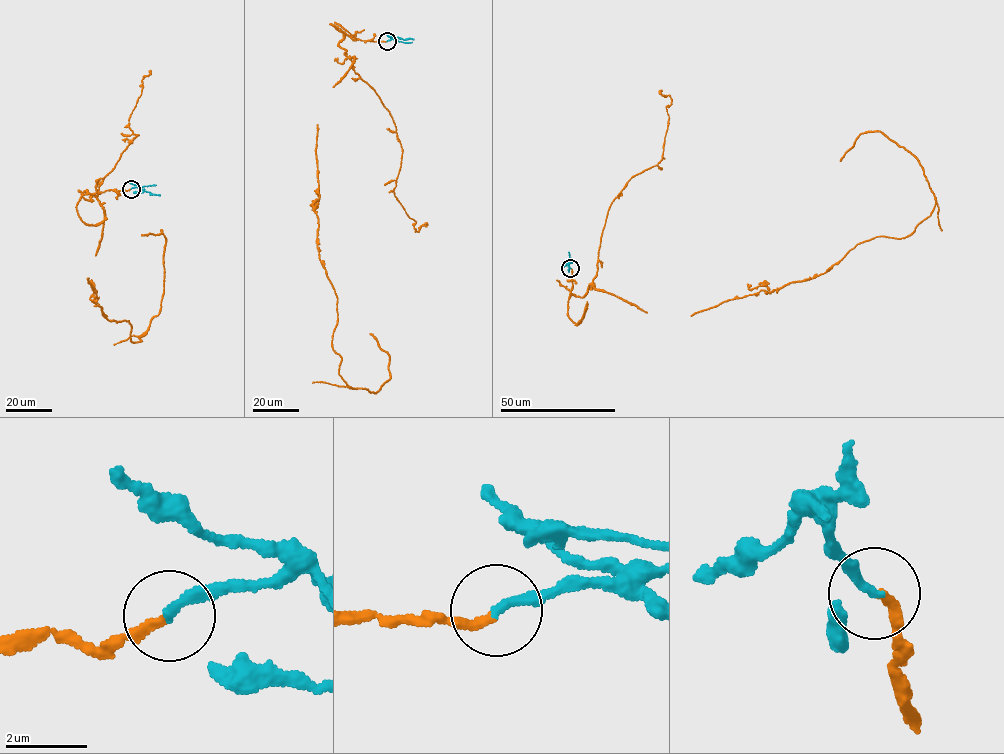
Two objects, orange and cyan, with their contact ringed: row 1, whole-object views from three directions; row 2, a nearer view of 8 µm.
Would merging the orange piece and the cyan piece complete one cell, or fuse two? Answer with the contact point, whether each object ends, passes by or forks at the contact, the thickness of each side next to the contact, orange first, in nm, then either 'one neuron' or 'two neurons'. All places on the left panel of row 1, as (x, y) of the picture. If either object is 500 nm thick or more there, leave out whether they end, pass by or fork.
(131, 189) | orange ends | cyan ends | 200/240 nm | one neuron

